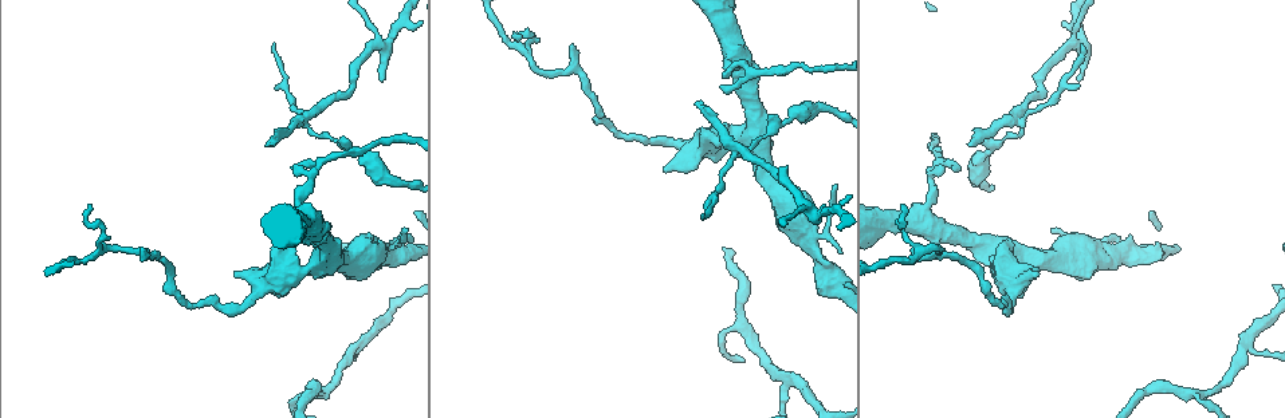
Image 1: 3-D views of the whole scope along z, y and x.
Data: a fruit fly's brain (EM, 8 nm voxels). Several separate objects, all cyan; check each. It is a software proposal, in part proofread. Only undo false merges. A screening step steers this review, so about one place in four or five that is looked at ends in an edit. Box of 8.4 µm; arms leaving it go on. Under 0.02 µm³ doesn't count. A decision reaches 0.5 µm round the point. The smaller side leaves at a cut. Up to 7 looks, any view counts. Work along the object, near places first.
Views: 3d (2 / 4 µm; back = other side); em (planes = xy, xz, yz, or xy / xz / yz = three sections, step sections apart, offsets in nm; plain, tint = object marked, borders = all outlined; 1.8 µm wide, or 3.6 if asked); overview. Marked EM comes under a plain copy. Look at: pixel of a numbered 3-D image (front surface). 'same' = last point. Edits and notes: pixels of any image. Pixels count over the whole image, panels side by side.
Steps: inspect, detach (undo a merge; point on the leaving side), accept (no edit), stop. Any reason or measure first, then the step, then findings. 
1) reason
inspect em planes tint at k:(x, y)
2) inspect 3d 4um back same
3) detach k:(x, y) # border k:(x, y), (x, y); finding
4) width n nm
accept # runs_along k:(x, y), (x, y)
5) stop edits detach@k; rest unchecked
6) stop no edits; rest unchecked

narrows sharply
inspect 3d 2um back at 1:(347, 147)

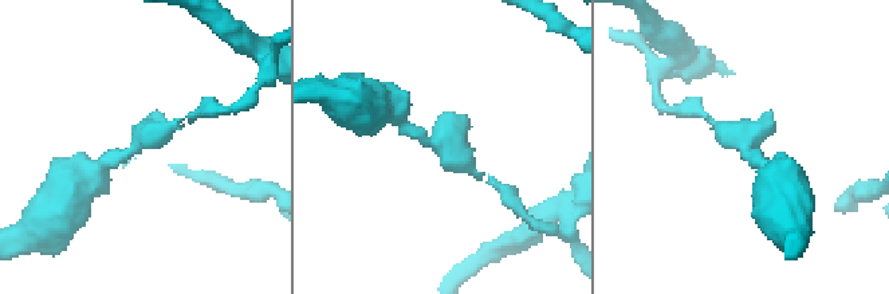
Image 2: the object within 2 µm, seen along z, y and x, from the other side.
inspect em planes tint at 2:(429, 138)

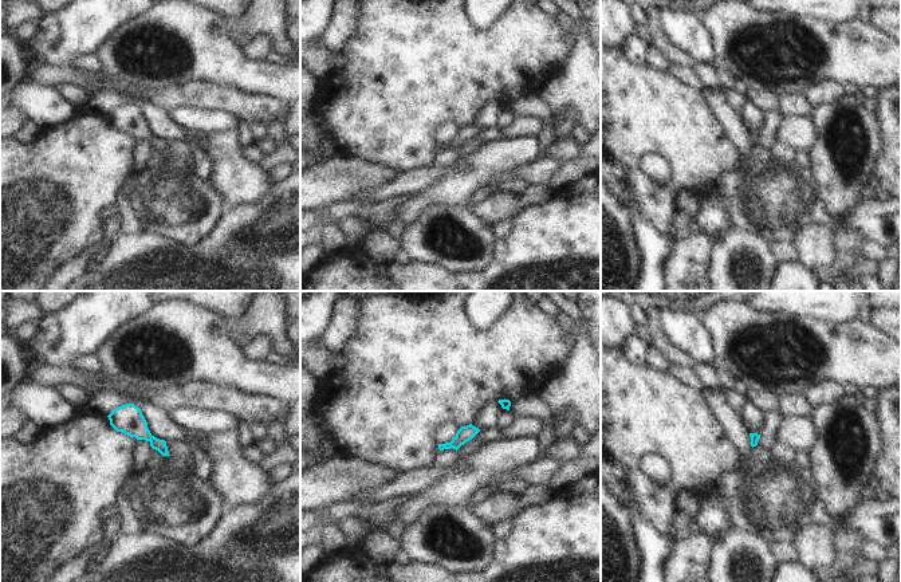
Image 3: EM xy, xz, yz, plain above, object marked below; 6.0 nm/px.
accept # one neuron here

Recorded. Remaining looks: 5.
abrupt turn
inspect em planes tint at 1:(146, 253)

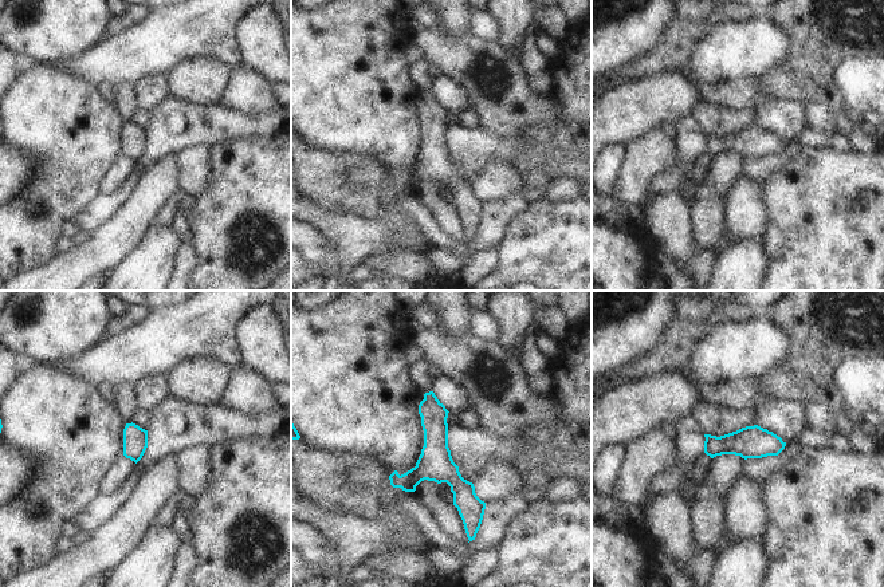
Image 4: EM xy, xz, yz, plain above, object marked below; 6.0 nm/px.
accept # runs_along 4:(428, 396), (435, 460), (470, 516); continuous, no second neuron

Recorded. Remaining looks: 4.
sudden change in width
inspect em planes tint at 1:(920, 222)

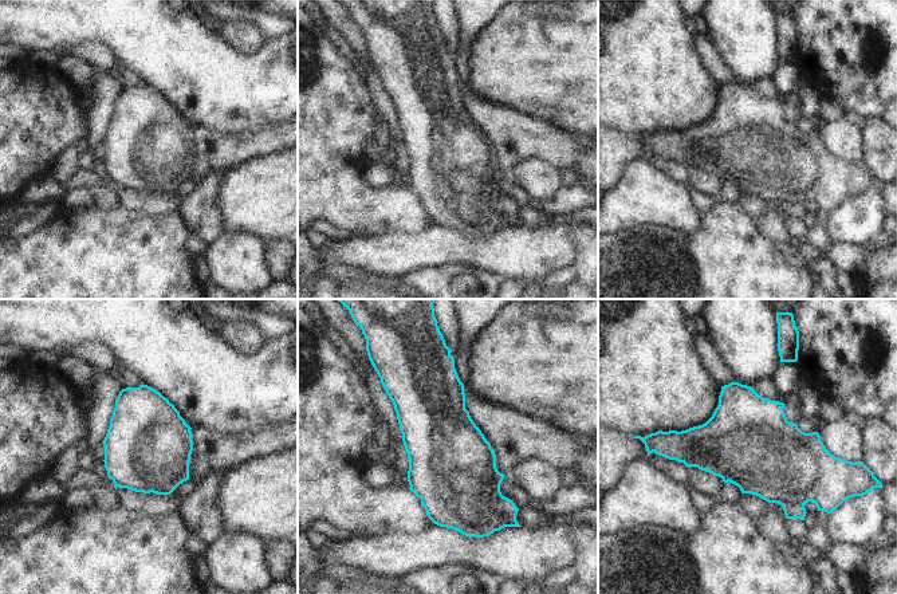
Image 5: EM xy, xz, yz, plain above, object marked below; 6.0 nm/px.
accept # one neuron here

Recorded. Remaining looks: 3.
stop no edits; rest unchecked

